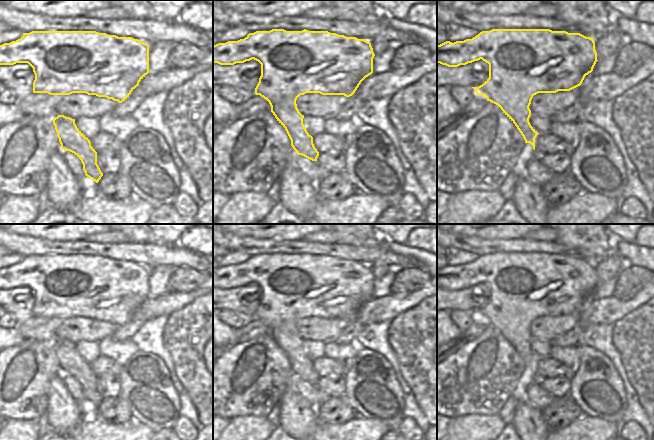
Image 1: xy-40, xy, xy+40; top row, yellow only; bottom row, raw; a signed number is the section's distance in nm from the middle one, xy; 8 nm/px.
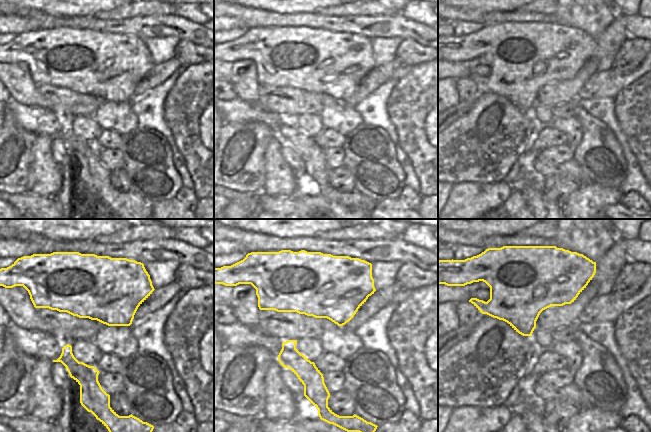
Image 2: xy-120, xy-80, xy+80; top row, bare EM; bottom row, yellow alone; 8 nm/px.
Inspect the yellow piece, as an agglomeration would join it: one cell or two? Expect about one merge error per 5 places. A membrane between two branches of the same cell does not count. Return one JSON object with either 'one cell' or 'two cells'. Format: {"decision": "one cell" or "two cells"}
{"decision": "one cell"}

